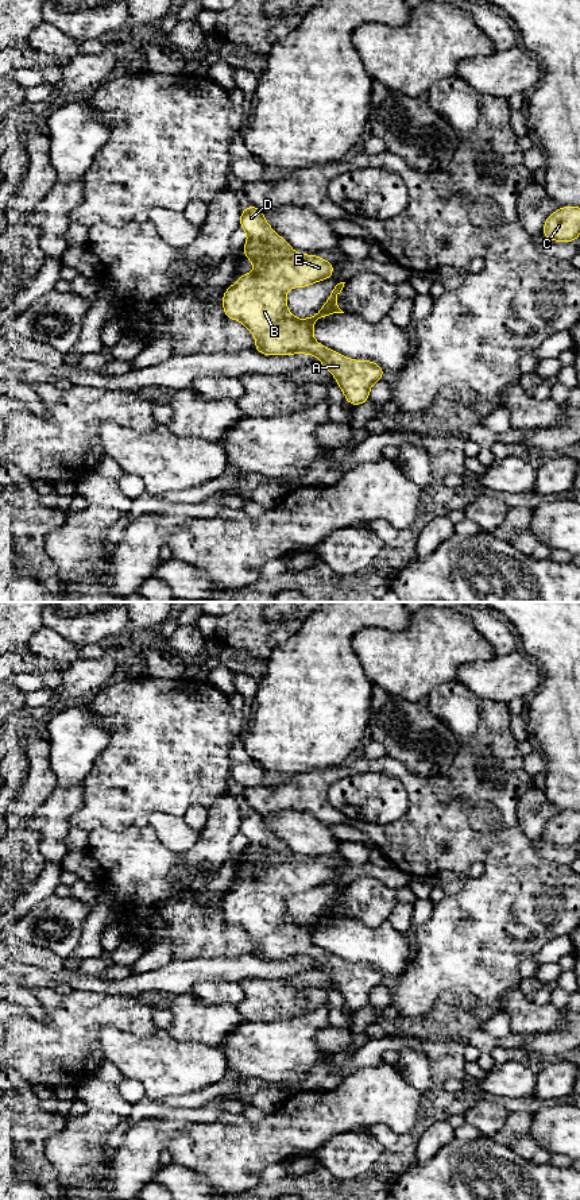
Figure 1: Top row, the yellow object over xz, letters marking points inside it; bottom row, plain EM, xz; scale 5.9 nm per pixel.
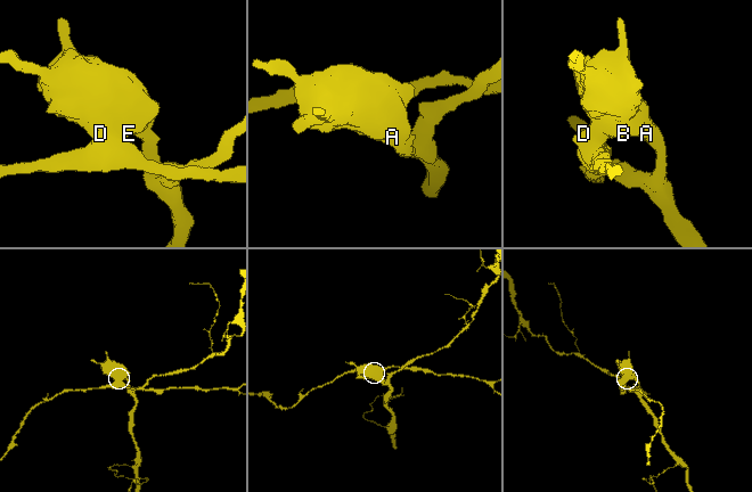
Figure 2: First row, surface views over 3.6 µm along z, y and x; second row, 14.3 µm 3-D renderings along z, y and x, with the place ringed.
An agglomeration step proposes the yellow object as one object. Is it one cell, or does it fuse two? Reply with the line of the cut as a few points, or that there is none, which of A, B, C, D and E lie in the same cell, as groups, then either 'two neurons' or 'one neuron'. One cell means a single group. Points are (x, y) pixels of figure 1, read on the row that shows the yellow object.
cut xz (248, 236), (265, 240), (279, 253), (294, 253); groups A B C E / D; two neurons

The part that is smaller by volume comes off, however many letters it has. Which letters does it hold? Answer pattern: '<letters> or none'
D

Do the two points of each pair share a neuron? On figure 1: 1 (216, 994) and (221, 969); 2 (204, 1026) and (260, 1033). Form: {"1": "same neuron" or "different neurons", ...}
{"1": "different neurons", "2": "different neurons"}

